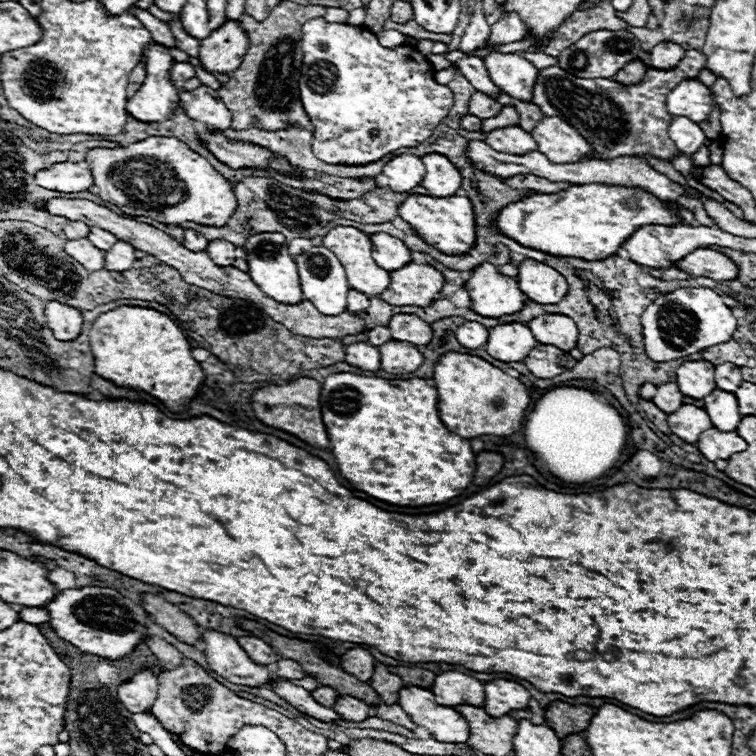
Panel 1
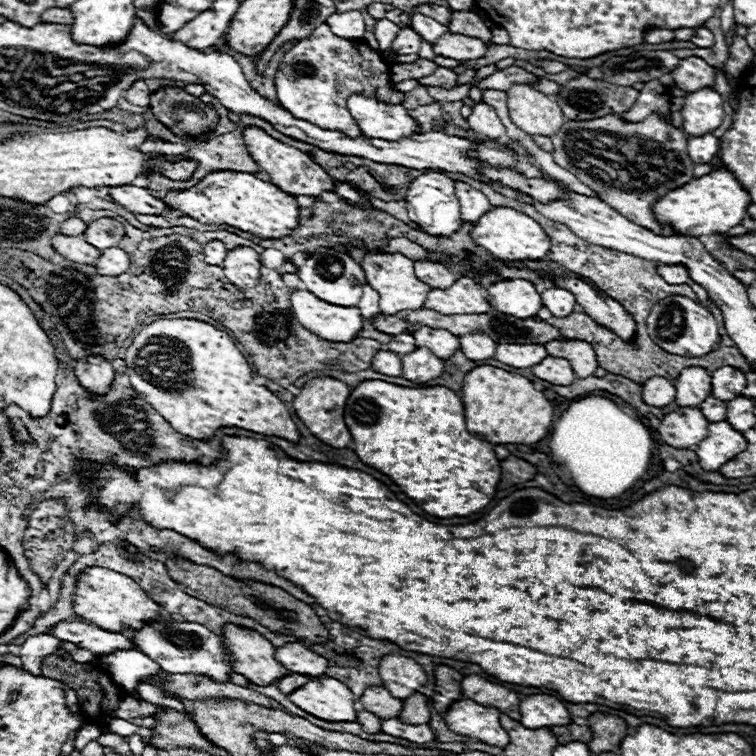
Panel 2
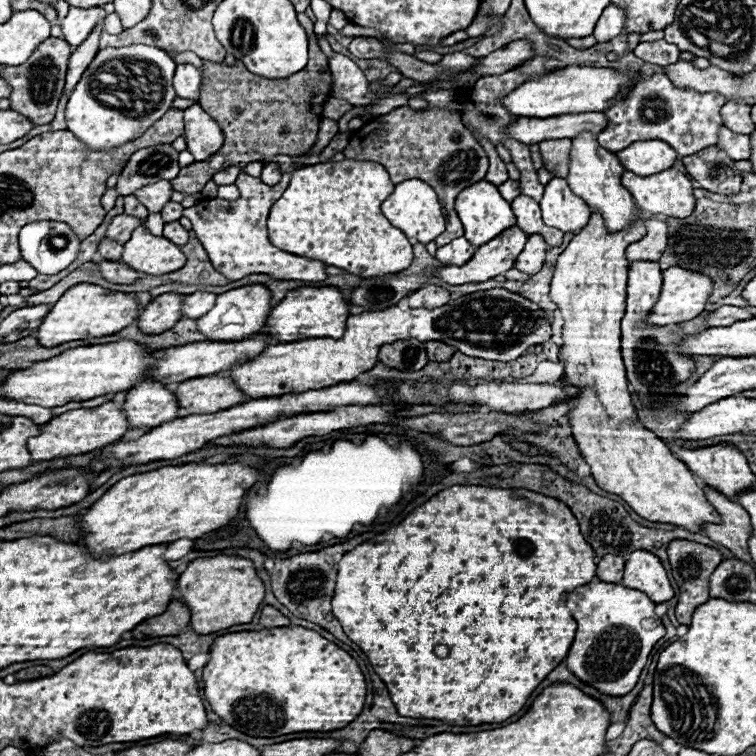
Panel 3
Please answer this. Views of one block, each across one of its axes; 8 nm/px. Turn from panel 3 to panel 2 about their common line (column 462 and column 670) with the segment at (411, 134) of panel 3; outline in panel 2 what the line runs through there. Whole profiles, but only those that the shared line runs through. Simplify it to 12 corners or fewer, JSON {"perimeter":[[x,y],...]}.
{"perimeter":[[658,114],[568,120],[554,162],[638,226],[694,178]]}

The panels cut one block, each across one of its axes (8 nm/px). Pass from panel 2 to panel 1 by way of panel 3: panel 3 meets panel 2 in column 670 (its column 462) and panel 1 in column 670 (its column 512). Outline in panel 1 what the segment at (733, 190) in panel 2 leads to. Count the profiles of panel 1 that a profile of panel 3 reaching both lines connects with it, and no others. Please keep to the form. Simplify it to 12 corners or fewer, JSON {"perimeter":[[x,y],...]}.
{"perimeter":[[570,186],[502,208],[498,232],[604,260],[630,232],[676,226],[640,188]]}

